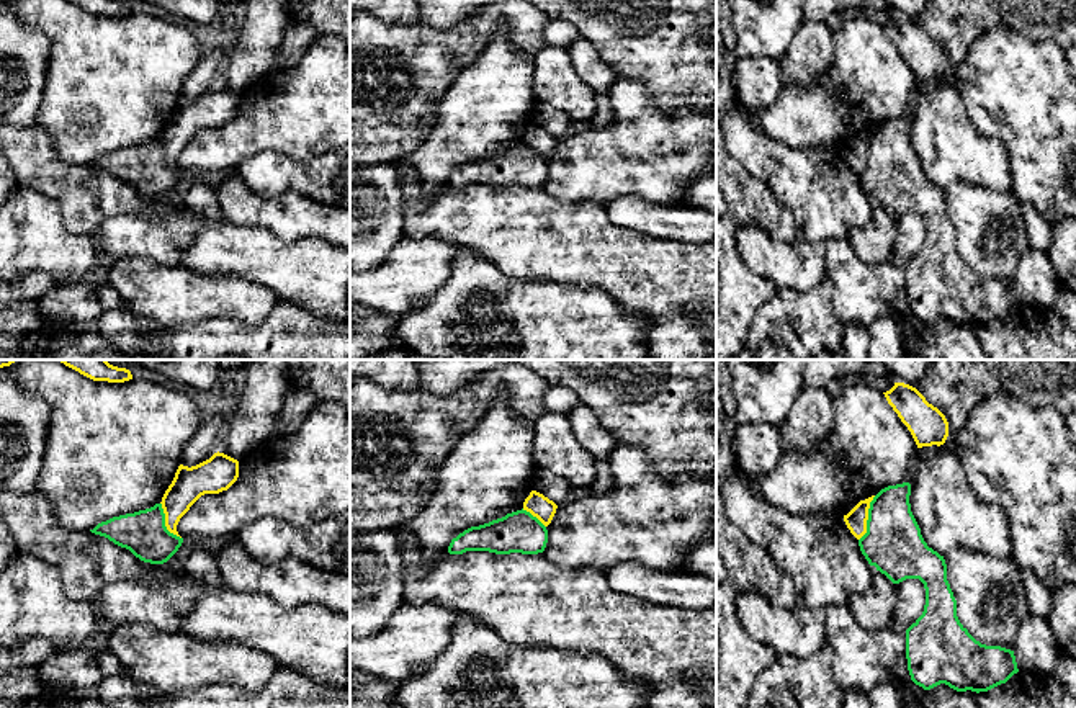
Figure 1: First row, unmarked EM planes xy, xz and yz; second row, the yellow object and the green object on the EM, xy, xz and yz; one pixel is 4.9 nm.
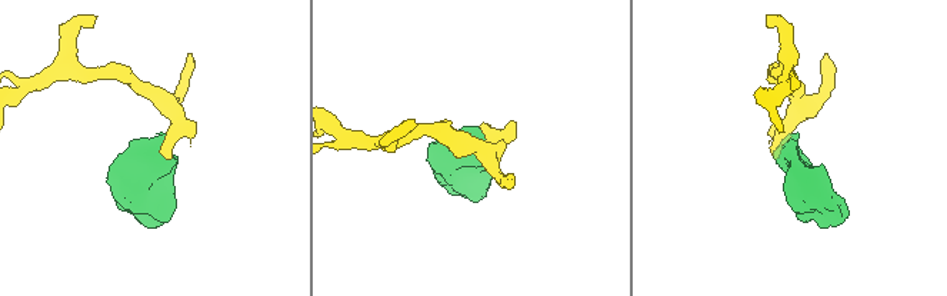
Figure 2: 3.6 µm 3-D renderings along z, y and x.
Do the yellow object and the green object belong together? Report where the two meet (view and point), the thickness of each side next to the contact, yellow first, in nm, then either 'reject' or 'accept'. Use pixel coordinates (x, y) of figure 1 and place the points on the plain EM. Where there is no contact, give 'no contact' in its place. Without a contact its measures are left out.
meets yellow in yz at (867, 152); 110 nm thick on the yellow side, 280 nm on the other; reject

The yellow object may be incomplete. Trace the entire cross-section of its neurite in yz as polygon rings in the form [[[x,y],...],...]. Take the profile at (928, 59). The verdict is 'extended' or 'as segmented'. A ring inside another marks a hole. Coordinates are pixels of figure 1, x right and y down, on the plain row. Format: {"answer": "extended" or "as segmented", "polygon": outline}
{"answer": "as segmented", "polygon": [[[894,16],[894,20],[883,28],[911,65],[917,82],[940,80],[945,77],[948,70],[948,56],[945,49],[929,38],[916,21]]]}

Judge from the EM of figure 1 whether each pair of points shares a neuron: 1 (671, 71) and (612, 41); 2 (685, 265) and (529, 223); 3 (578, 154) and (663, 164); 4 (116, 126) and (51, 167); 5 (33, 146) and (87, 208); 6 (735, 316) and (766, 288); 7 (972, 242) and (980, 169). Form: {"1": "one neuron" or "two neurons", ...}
{"1": "one neuron", "2": "one neuron", "3": "one neuron", "4": "two neurons", "5": "one neuron", "6": "one neuron", "7": "two neurons"}

